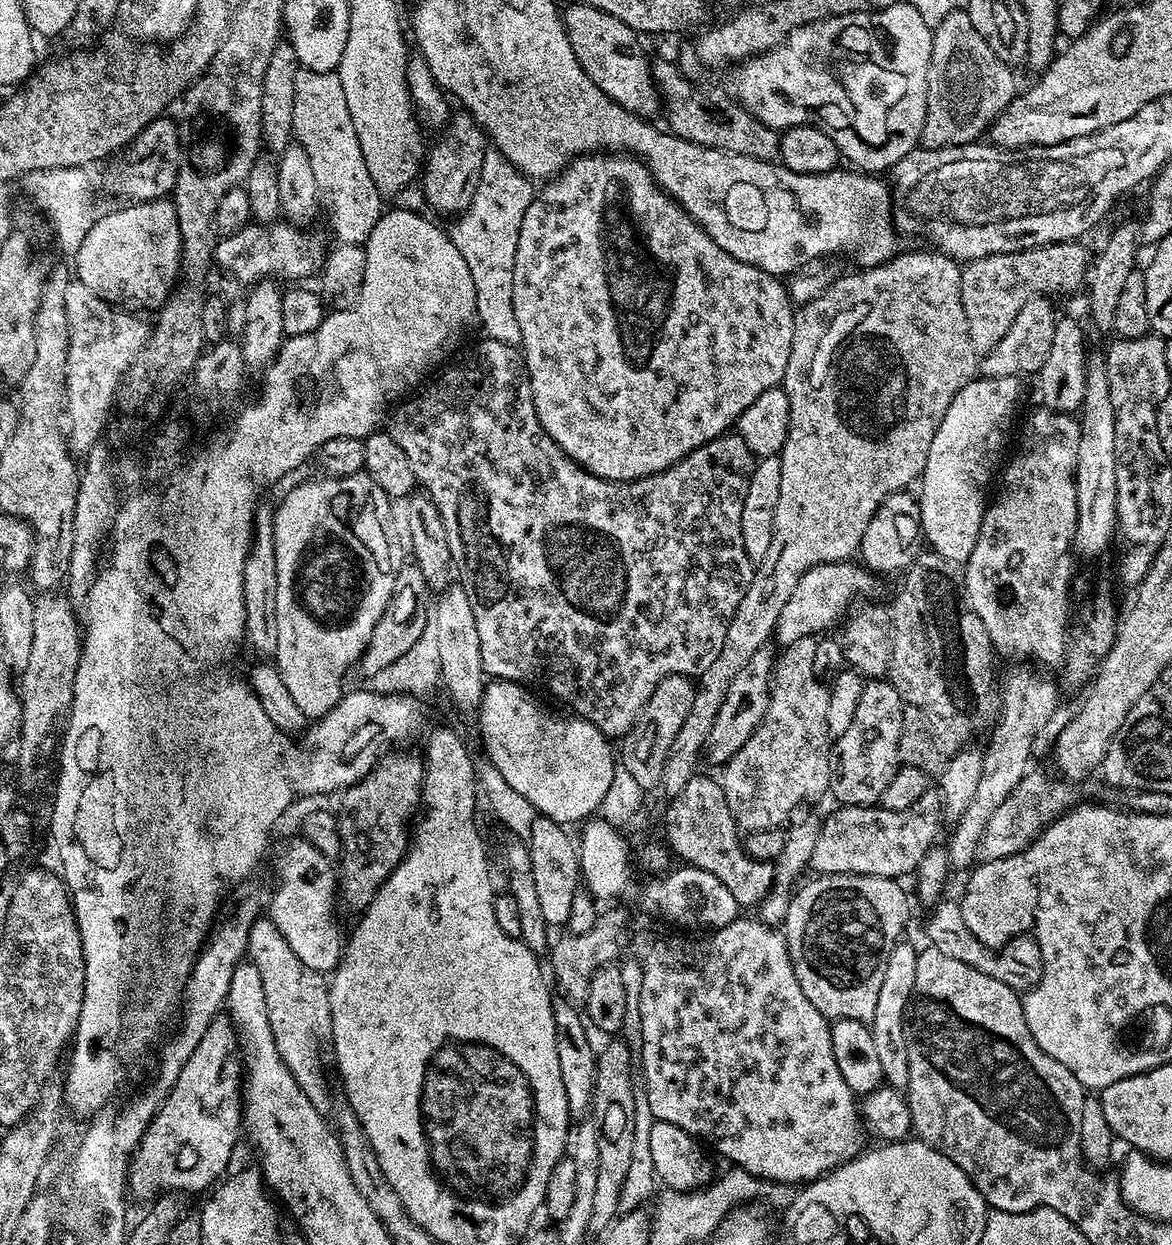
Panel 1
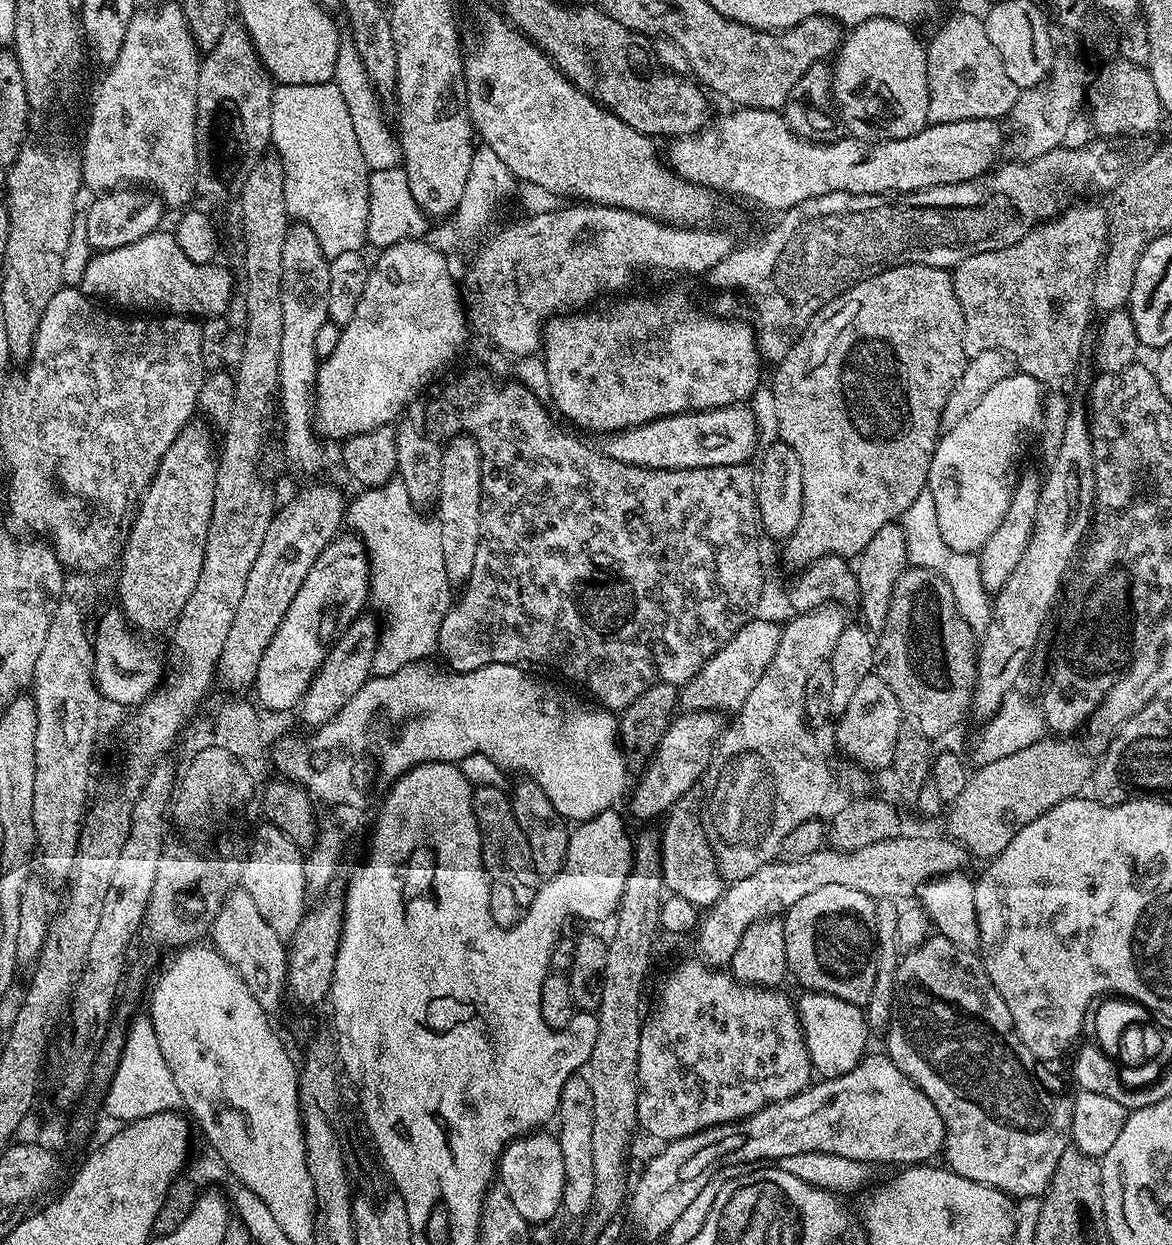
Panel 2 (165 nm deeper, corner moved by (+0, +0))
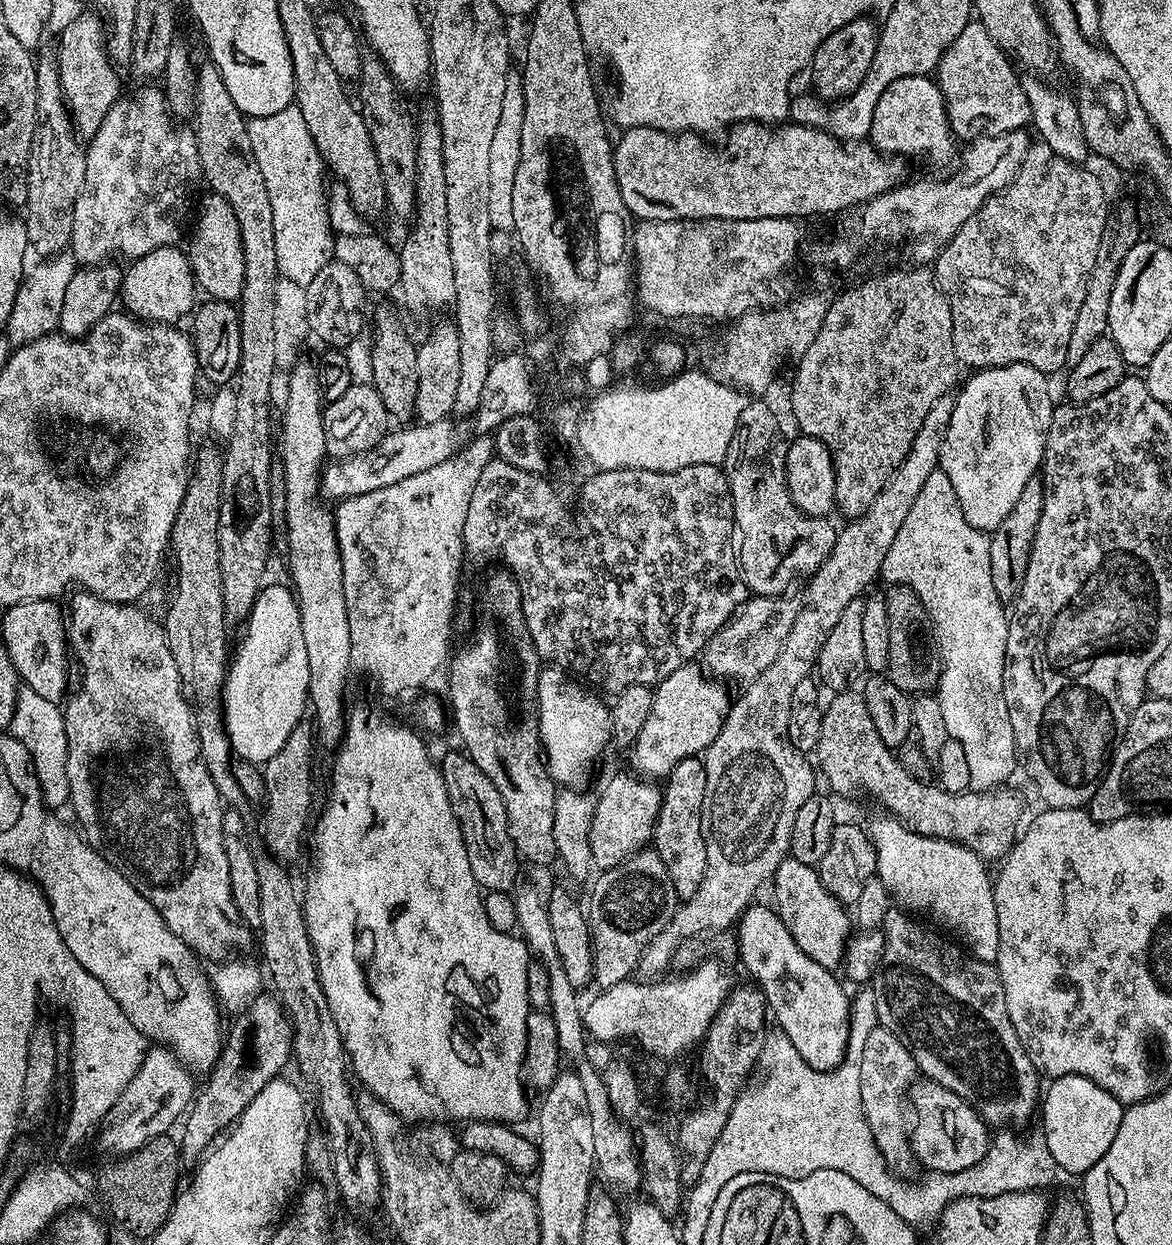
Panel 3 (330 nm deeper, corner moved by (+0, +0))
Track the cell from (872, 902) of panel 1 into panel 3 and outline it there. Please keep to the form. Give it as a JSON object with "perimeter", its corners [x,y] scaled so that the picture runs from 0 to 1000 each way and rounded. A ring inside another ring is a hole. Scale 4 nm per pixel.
{"perimeter":[[[671,689],[659,703],[658,713],[662,719],[662,733],[667,737],[671,747],[674,747],[674,753],[681,757],[681,763],[695,769],[698,776],[716,778],[721,761],[729,749],[729,739],[724,730],[715,721],[712,721],[705,712],[701,712],[699,700],[688,692]]]}

